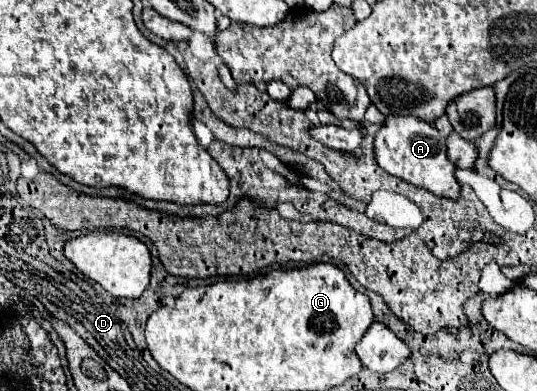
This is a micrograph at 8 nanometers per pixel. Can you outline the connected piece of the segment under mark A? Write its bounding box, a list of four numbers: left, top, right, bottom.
[375,115,459,199]

